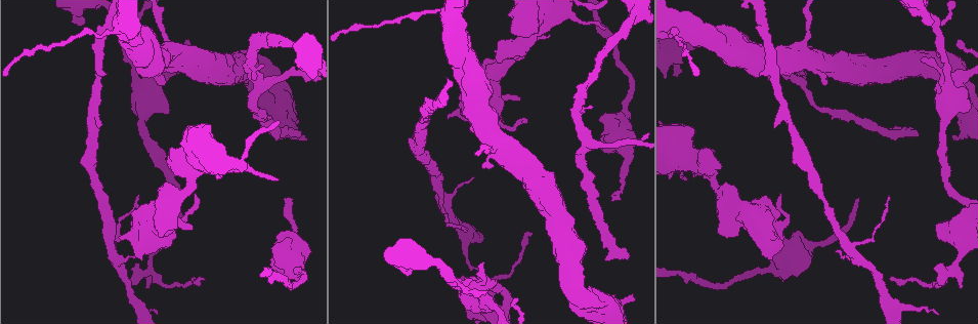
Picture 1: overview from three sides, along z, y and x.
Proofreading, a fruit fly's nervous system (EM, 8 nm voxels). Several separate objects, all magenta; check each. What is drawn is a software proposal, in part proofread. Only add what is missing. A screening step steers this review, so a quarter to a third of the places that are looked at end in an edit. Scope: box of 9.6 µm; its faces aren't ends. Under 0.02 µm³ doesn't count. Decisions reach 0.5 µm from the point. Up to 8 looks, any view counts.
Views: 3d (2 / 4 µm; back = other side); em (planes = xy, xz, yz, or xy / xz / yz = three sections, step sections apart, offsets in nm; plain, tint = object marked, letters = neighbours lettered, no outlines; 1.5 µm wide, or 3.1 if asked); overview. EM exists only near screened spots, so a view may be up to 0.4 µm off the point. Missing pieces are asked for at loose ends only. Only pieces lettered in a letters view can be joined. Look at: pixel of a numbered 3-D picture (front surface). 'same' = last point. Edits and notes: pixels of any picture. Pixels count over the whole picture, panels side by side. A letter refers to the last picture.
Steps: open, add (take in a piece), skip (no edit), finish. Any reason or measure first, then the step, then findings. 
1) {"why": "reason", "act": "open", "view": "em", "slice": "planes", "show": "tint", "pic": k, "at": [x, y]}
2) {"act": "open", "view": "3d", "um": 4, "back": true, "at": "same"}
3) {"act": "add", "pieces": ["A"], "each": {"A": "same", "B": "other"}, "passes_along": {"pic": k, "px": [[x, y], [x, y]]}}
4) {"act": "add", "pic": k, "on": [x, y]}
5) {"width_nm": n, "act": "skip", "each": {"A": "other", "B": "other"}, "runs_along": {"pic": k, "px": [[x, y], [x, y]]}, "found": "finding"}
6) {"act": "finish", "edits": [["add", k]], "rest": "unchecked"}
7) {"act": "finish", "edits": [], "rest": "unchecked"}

{"why": "branch stops here", "act": "open", "view": "em", "slice": "planes", "show": "letters", "pic": 1, "at": [162, 84]}

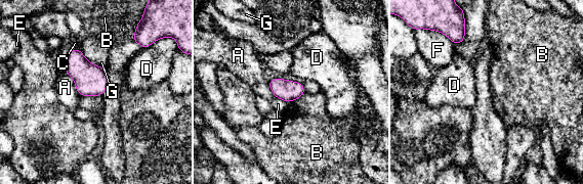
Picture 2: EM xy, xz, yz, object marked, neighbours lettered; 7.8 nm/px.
{"width_nm": 170, "longest_contact_nm": ["G", 240], "act": "skip", "each": {"A": "other", "B": "other", "C": "other", "D": "other", "E": "other", "F": "other", "G": "other"}, "found": "no lettered piece goes on from it"}

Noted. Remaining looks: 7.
{"why": "end of a long branch", "act": "open", "view": "em", "slice": "planes", "show": "tint", "pic": 1, "at": [620, 200]}

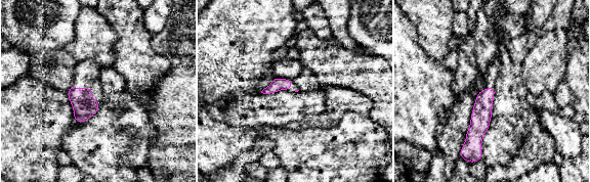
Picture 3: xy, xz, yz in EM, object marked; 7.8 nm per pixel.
{"why": "see the neighbours", "act": "open", "view": "em", "slice": "planes", "show": "letters", "at": "same"}

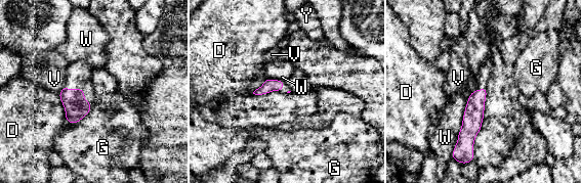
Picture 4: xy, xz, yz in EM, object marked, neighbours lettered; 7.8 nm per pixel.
{"act": "skip", "each": {"D": "other", "G": "other", "V": "other", "W": "other", "Y": "other"}, "border": {"pic": 4, "px": [[486, 86], [473, 157]]}, "found": "none of them fits"}

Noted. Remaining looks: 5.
{"why": "thick end", "act": "open", "view": "em", "slice": "planes", "show": "letters", "pic": 1, "at": [954, 136]}

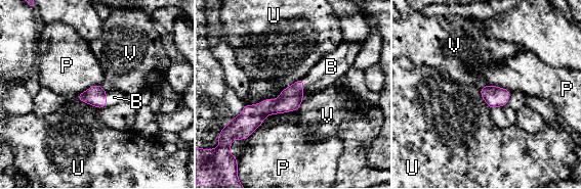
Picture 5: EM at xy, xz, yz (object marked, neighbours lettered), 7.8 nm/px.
{"act": "add", "pieces": ["B"], "each": {"B": "same", "P": "other", "U": "other", "V": "other"}, "passes_along": {"pic": 5, "px": [[96, 96], [106, 99], [114, 97]]}, "found": "the neuron continues"}

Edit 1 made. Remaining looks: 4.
{"act": "open", "view": "em", "slice": "planes", "show": "letters", "pic": 1, "at": [133, 280]}

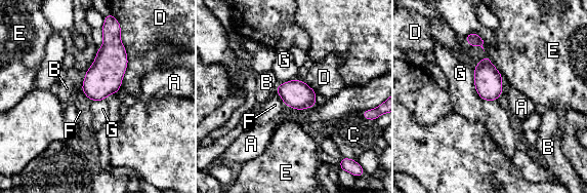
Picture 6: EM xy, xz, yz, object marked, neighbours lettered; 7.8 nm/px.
{"act": "skip", "each": {"A": "other", "B": "other", "C": "other", "D": "other", "E": "other", "F": "other", "G": "other"}, "border": {"pic": 6, "px": [[486, 54], [503, 76]]}, "found": "none of them fits"}

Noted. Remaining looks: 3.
{"act": "finish", "edits": [["add", 5]], "rest": "unchecked"}

